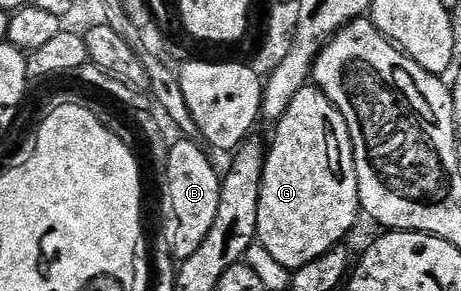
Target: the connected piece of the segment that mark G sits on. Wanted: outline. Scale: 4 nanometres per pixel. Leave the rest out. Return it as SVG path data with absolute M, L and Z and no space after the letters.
M307 85L300 89L300 93L296 93L296 97L292 97L292 105L288 105L288 109L284 113L284 117L279 119L274 131L274 144L269 144L266 153L266 164L264 165L264 173L262 174L262 192L260 193L260 209L258 210L258 238L257 242L262 244L264 249L268 251L291 273L299 271L304 265L308 265L312 261L316 261L316 257L320 257L324 253L328 253L334 247L339 246L343 242L342 238L349 233L354 227L354 222L360 216L360 208L358 206L358 178L356 177L356 161L354 160L354 146L352 145L352 137L348 133L348 125L344 121L344 117L336 109L336 105L332 105L332 101L324 92L319 91L317 86Z

